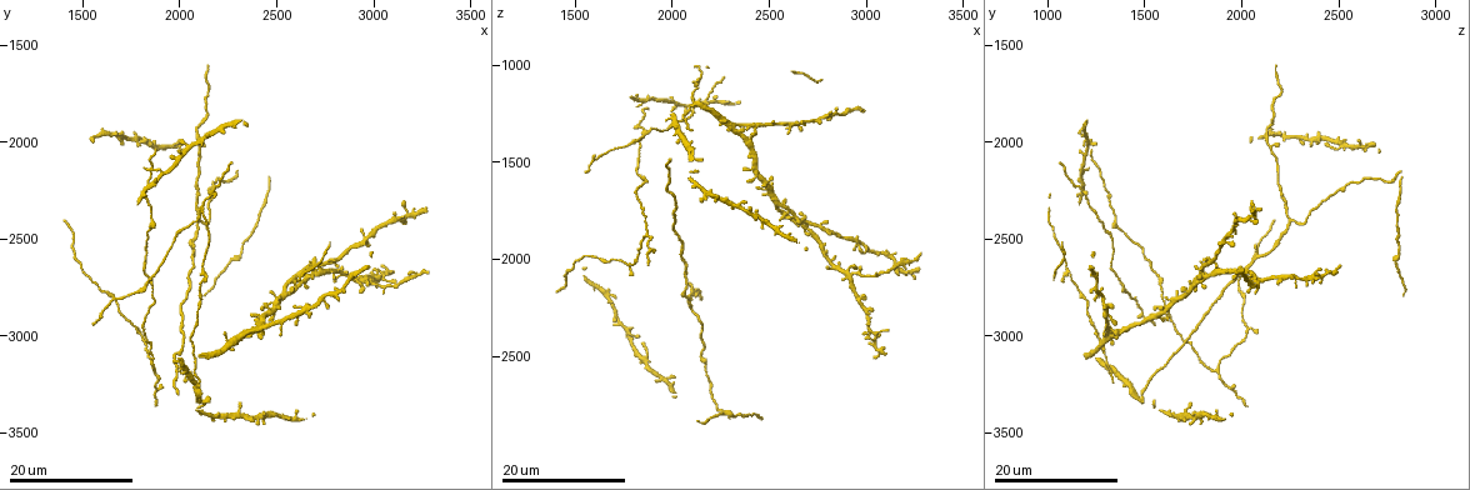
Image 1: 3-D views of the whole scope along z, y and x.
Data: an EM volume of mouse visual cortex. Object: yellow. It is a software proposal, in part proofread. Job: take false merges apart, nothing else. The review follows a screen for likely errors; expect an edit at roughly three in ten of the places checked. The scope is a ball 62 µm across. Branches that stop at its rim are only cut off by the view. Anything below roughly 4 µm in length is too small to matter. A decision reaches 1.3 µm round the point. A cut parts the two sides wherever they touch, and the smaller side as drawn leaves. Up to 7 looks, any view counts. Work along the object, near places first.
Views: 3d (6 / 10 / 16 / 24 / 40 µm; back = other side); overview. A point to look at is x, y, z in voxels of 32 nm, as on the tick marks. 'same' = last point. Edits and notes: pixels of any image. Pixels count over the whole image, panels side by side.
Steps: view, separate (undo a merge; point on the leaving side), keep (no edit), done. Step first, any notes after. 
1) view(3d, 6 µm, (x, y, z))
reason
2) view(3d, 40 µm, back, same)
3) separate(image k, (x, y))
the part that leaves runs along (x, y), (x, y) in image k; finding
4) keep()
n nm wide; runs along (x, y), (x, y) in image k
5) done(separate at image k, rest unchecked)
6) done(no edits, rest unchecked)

view(3d, 16 µm, (2090, 2390, 2250))
three arms meet

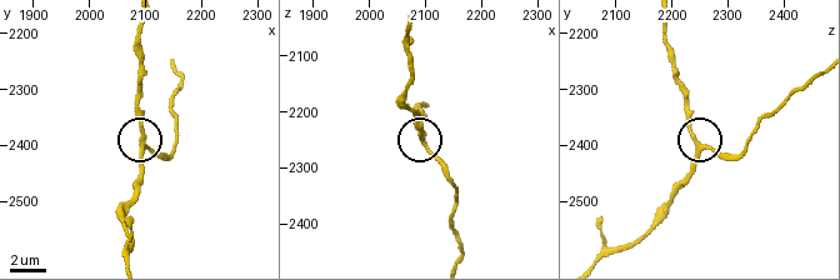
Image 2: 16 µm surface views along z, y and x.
view(3d, 6 µm, (2095, 2400, 2255))
zoom in

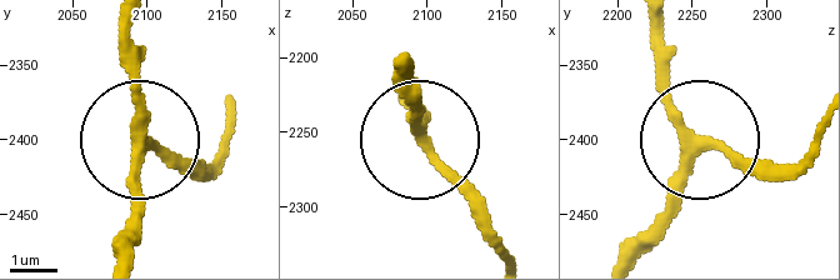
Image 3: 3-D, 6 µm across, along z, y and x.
keep()
3 arms; continuous, no second neuron

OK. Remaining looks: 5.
view(3d, 24 µm, (1870, 3170, 1890))
two arms in line, one across

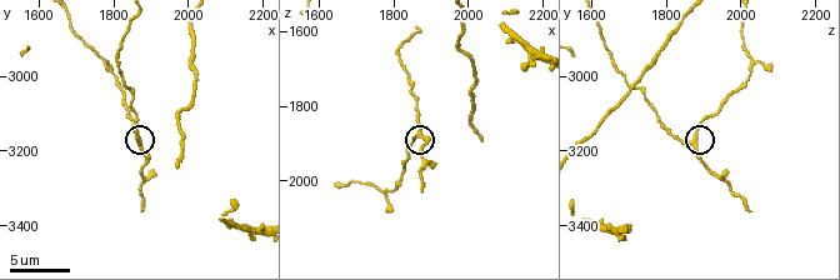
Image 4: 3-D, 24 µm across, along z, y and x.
view(3d, 10 µm, (1870, 3170, 1880))

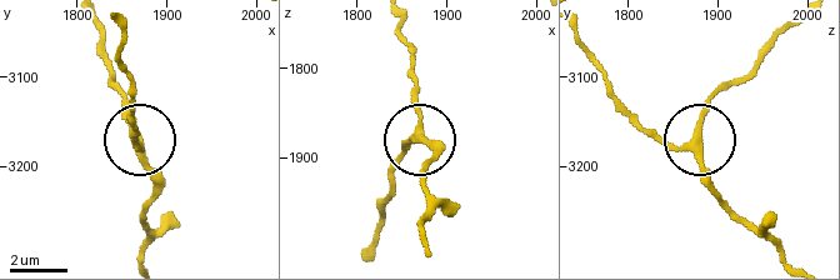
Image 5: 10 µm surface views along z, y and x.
keep()
3 arms; runs along (404, 21), (418, 143), (433, 155) in image 5; one neuron here

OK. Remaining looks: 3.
view(3d, 16 µm, (2400, 2960, 1390))

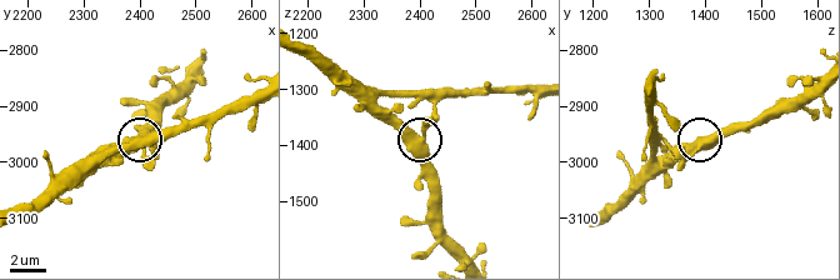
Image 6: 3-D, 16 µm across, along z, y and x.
view(3d, 10 µm, (2405, 2975, 1390))

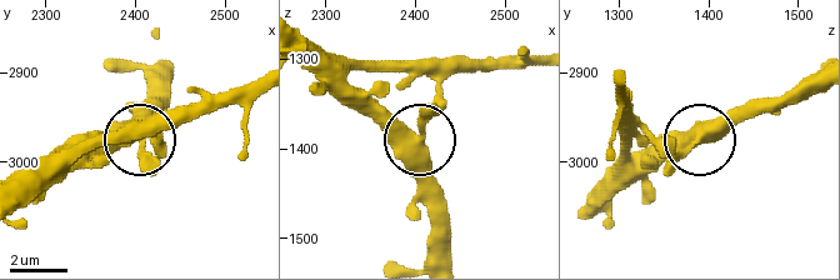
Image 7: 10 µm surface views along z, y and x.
keep()
continuous, no second neuron

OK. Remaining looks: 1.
done(no edits, rest unchecked)

